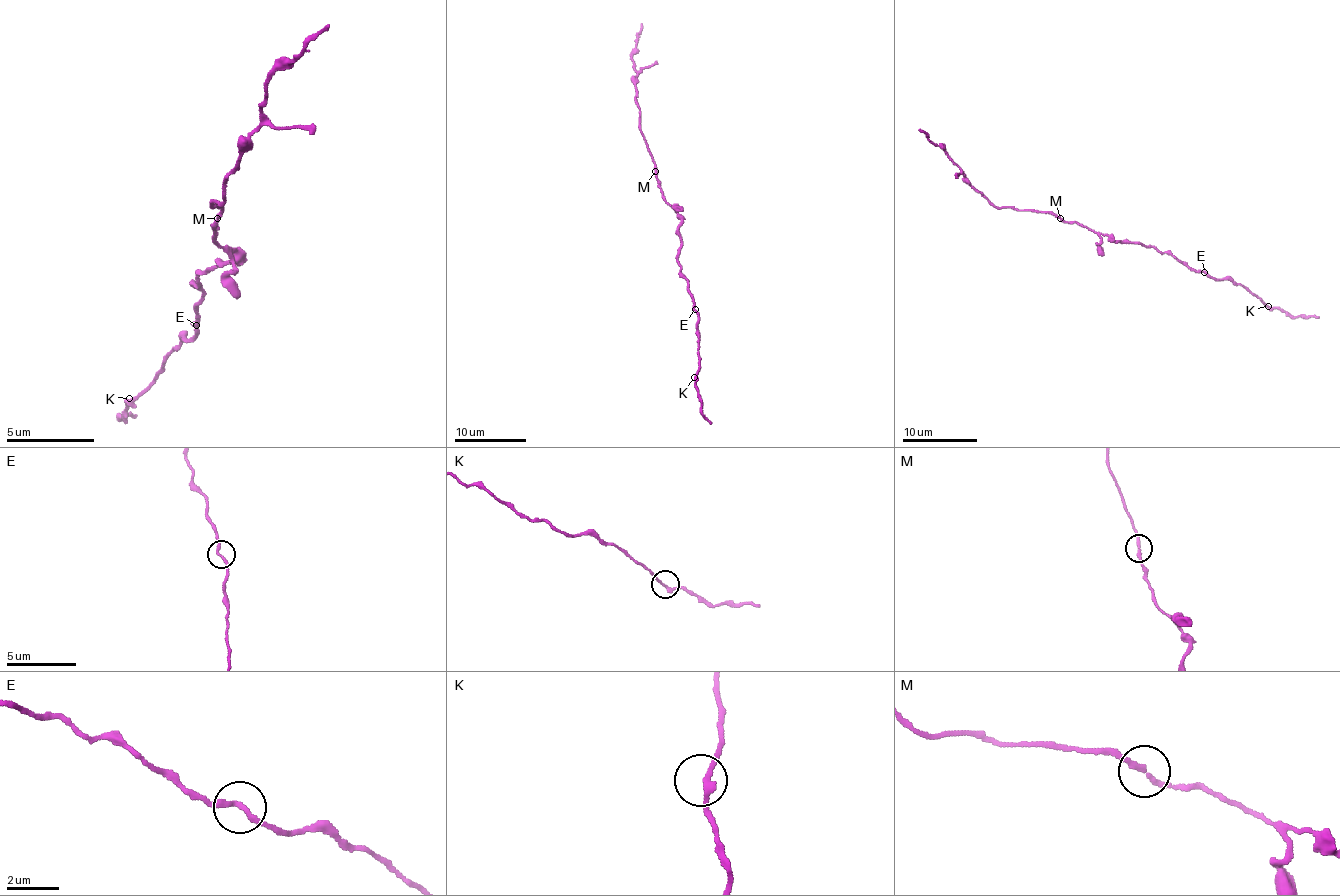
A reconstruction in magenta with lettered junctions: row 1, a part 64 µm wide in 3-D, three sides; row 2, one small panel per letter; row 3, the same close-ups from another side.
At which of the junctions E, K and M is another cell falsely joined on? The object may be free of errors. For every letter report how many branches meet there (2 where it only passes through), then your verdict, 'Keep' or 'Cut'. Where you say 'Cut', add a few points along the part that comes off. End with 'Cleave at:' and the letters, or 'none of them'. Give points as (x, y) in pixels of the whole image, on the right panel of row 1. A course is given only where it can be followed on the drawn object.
E: Branches: 2. Keep
K: Branches: 2. Keep
M: Branches: 2. Keep
Cleave at: none of them

